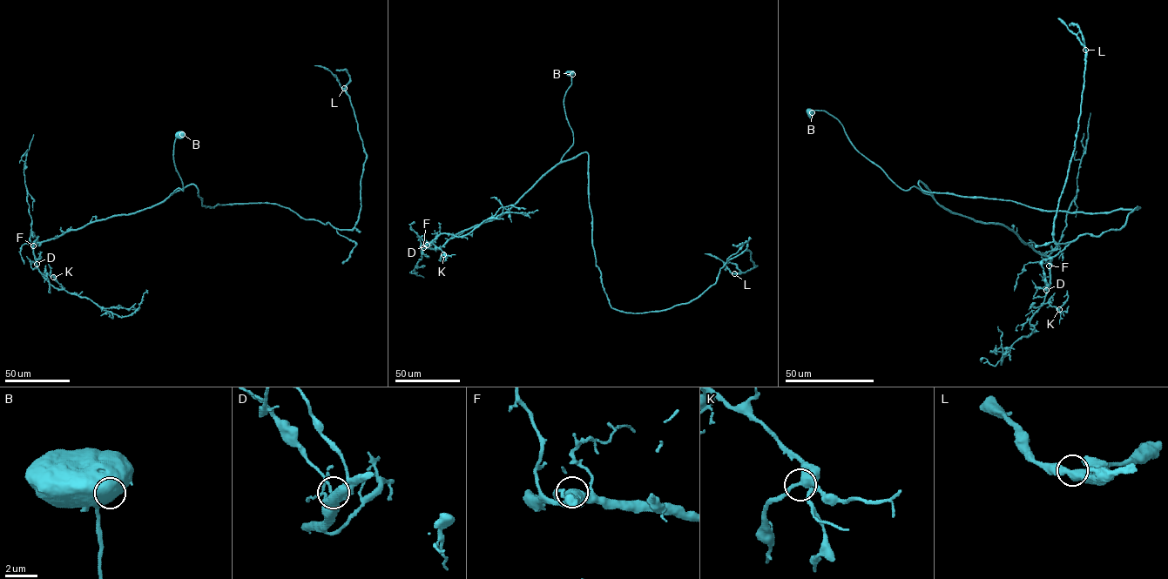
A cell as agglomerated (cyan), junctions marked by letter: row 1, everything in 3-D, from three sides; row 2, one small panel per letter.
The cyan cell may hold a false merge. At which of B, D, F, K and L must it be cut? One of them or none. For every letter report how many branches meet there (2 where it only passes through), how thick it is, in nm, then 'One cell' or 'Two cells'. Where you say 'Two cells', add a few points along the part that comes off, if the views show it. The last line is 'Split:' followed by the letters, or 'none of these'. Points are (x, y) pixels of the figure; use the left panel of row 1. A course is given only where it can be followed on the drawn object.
B: Branches: 2. Thickness 950 nm. One cell
D: Branches: 3. Thickness 380 nm. One cell
F: Branches: 2. Thickness 550 nm. One cell
K: Branches: 3. Thickness 440 nm. One cell
L: Branches: 3. Thickness 440 nm. One cell
Split: none of these

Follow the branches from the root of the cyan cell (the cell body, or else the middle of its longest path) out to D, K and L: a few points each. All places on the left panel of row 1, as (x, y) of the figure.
D: (180, 134), (175, 141), (173, 159), (183, 191), (176, 189), (151, 207), (114, 215), (36, 243), (37, 264)
K: (180, 134), (173, 159), (183, 190), (176, 189), (151, 207), (36, 243), (33, 255), (38, 271), (53, 277)
L: (180, 134), (183, 190), (171, 193), (193, 184), (205, 207), (274, 203), (351, 230), (366, 154), (344, 88)

